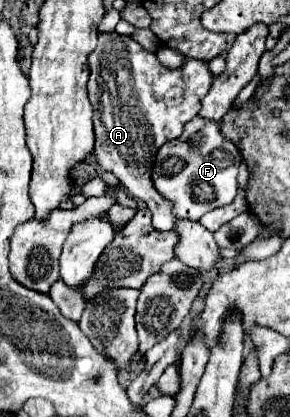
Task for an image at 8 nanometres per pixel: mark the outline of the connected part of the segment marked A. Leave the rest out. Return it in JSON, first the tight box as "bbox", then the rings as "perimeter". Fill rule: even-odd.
{"bbox":[88,31,214,231],"perimeter":[[[116,31],[112,33],[100,33],[98,35],[98,45],[90,53],[90,81],[88,81],[88,97],[92,107],[94,107],[94,133],[96,133],[96,143],[94,143],[94,155],[96,163],[104,169],[110,171],[118,177],[122,187],[128,191],[130,197],[140,199],[146,203],[146,207],[152,213],[152,225],[158,231],[172,231],[176,215],[172,213],[172,207],[168,201],[164,201],[150,179],[152,173],[152,163],[156,157],[156,151],[166,143],[182,135],[184,123],[190,121],[194,115],[200,111],[200,101],[202,97],[210,91],[214,81],[214,75],[208,69],[206,61],[198,61],[192,57],[184,57],[184,63],[178,69],[164,67],[156,53],[150,53],[138,45],[130,35],[118,35]],[[110,61],[126,61],[126,75],[120,69],[120,75],[116,73],[116,65],[120,63],[110,63]]]}

